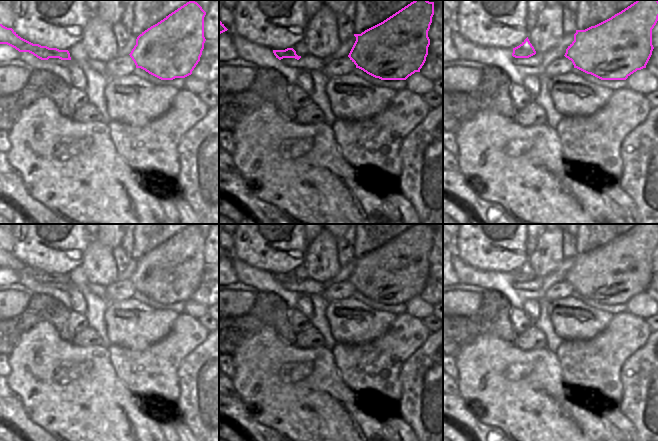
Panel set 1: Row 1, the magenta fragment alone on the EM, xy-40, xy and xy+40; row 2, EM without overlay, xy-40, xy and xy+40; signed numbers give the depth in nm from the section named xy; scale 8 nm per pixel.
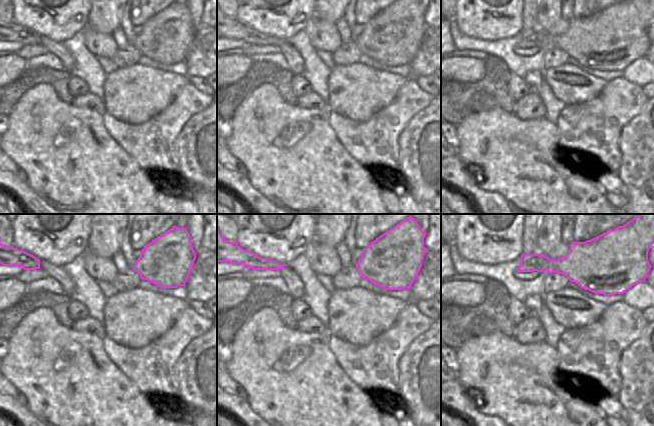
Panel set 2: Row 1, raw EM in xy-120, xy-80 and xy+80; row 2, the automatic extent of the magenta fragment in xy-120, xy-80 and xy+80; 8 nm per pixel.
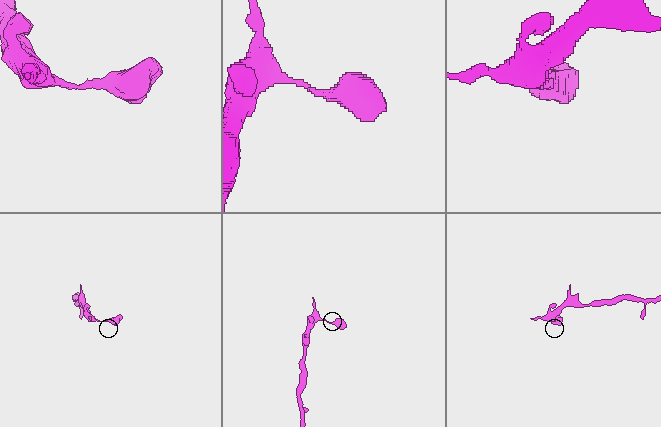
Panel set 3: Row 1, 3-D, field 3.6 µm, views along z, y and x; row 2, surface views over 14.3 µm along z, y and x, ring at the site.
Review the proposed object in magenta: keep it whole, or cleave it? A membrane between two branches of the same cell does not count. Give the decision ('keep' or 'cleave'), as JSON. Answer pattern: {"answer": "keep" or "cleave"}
{"answer": "keep"}

